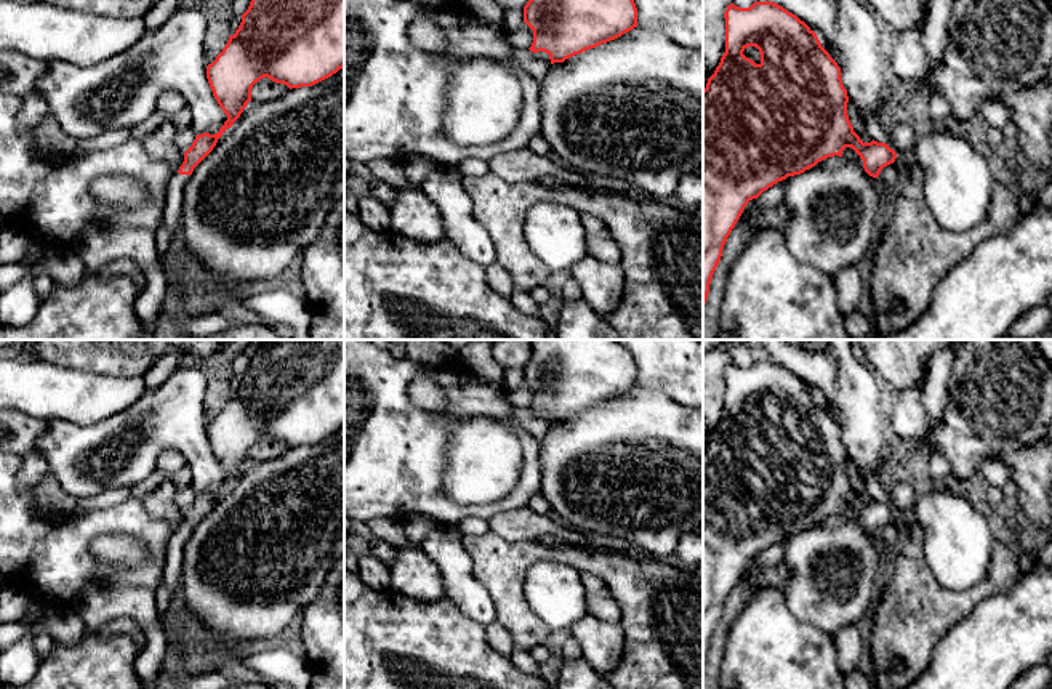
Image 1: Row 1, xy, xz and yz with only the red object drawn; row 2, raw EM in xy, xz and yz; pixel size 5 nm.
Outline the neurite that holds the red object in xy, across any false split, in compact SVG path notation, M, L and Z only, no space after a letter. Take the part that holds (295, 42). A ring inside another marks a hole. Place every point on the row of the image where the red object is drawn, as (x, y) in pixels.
M251 0L242 22L216 59L207 66L207 79L227 120L218 133L197 135L184 152L184 162L170 178L162 213L163 226L175 236L183 215L186 184L194 168L213 151L251 101L251 88L267 77L290 90L312 87L344 67L344 0Z

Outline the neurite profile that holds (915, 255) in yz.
M916 163L898 186L895 212L876 248L869 290L879 335L913 325L954 266L978 244L1010 232L1018 221L1015 192L993 179L988 218L969 231L948 231L930 213L922 186L924 173Z

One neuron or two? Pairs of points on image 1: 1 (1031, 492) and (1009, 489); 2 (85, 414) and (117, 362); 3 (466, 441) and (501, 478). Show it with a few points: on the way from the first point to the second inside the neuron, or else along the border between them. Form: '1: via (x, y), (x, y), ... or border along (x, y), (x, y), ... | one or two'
1: border along (1011, 478), (1017, 495) | two
2: border along (72, 367), (96, 375), (143, 377) | two
3: via (476, 451), (492, 468) | one

